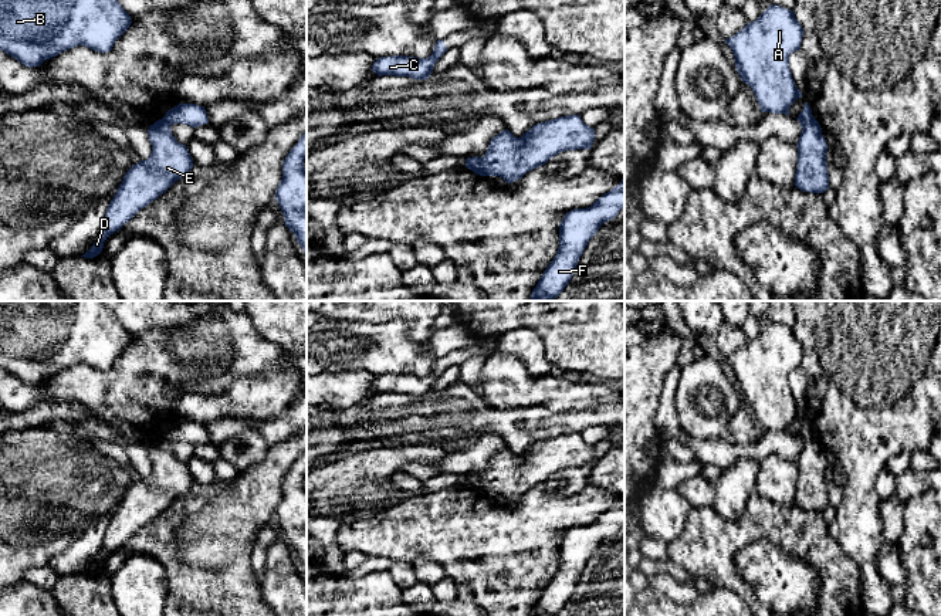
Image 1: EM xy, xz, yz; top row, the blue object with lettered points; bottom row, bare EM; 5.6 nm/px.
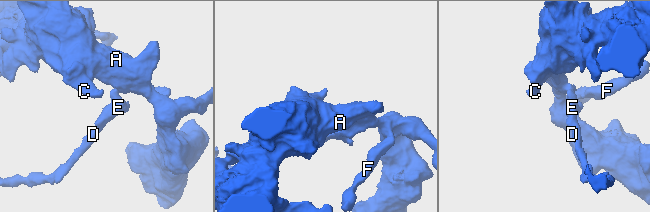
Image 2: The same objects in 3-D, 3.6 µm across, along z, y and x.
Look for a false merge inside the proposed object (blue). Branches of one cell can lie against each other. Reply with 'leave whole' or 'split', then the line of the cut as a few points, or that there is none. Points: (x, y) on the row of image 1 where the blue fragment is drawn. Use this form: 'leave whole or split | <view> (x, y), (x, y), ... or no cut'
split | xz (480, 158), (486, 175)

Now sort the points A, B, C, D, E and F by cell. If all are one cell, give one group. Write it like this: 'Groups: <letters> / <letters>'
Groups: A B C F / D E

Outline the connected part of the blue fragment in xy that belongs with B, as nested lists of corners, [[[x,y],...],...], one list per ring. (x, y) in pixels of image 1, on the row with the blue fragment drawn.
[[[0,0],[0,50],[33,68],[78,45],[108,53],[131,23],[118,0]]]

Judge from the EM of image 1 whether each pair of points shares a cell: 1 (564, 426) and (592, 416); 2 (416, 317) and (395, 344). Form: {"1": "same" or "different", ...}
{"1": "same", "2": "different"}

